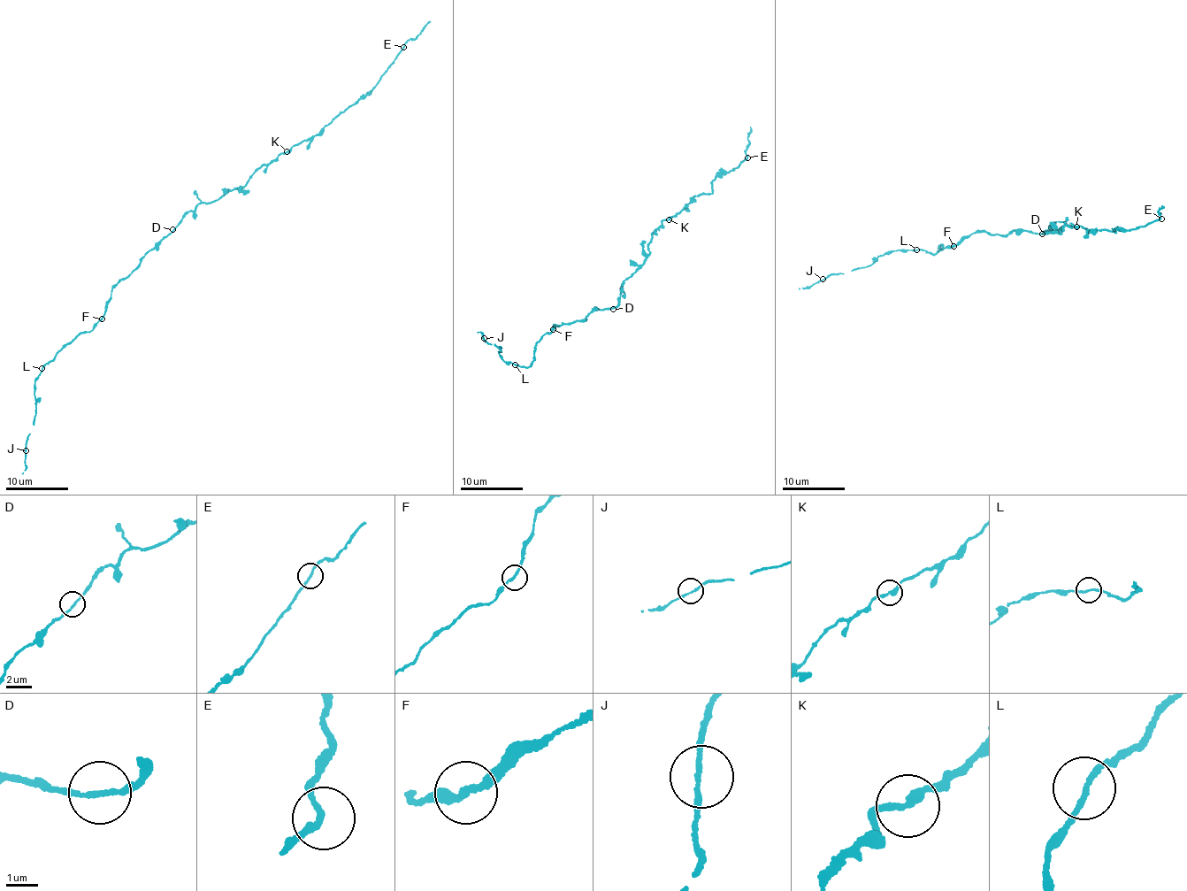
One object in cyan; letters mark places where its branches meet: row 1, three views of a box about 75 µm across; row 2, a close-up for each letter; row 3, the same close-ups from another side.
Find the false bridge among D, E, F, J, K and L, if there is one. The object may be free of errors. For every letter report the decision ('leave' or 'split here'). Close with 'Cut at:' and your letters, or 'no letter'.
D: leave
E: leave
F: leave
J: leave
K: leave
L: leave
Cut at: no letter

